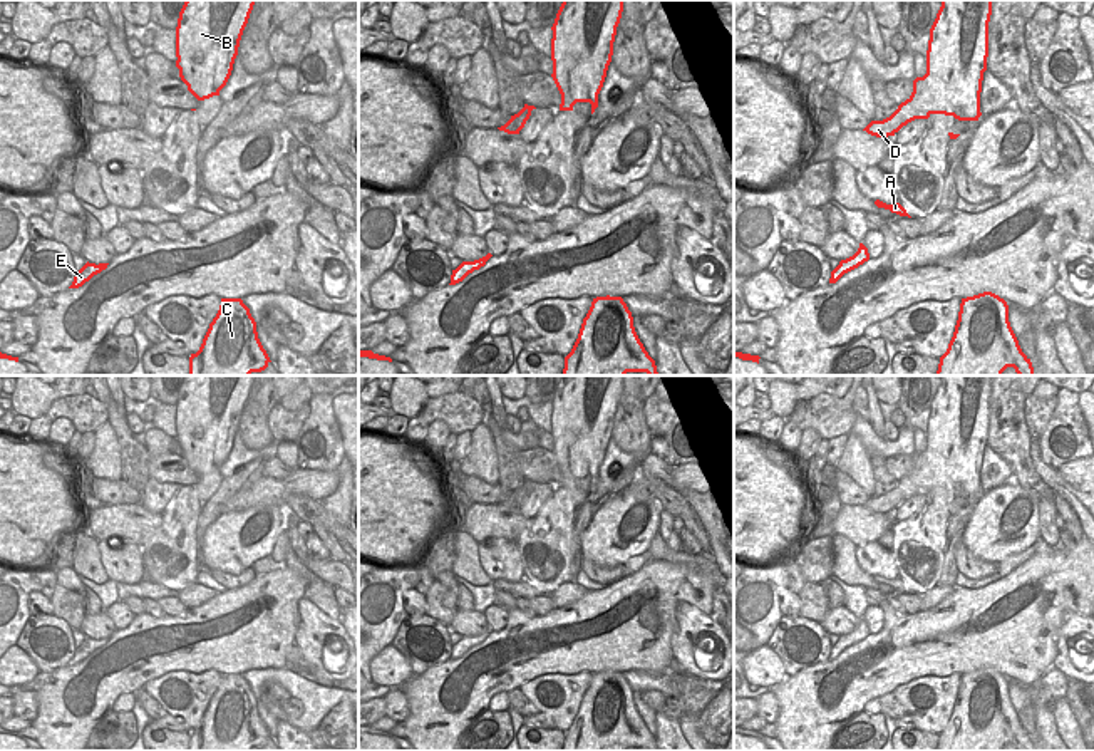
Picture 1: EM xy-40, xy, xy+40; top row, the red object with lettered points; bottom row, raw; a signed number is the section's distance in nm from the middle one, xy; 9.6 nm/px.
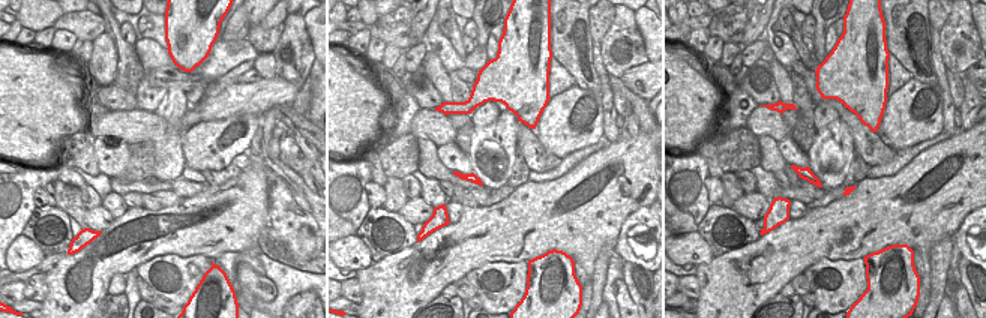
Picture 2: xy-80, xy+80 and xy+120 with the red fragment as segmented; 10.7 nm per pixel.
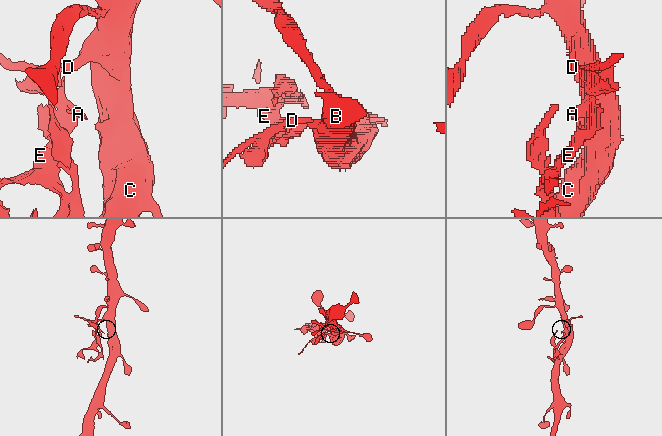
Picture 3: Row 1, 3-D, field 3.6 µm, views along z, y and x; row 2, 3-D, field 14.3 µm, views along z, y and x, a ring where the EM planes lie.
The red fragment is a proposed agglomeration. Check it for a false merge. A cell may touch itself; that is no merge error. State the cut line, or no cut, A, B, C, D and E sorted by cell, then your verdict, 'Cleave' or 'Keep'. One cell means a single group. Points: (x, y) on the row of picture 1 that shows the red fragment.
Split along xy+40 (893, 113), (908, 121). Groups: A D E / B C. Cleave

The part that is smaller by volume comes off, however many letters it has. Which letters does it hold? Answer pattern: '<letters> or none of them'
A, D, E

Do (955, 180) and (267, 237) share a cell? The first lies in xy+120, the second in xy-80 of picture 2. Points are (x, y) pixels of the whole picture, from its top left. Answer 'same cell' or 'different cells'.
different cells

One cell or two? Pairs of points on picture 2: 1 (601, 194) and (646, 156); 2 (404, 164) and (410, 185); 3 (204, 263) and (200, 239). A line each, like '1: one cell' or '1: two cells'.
1: one cell
2: two cells
3: two cells

